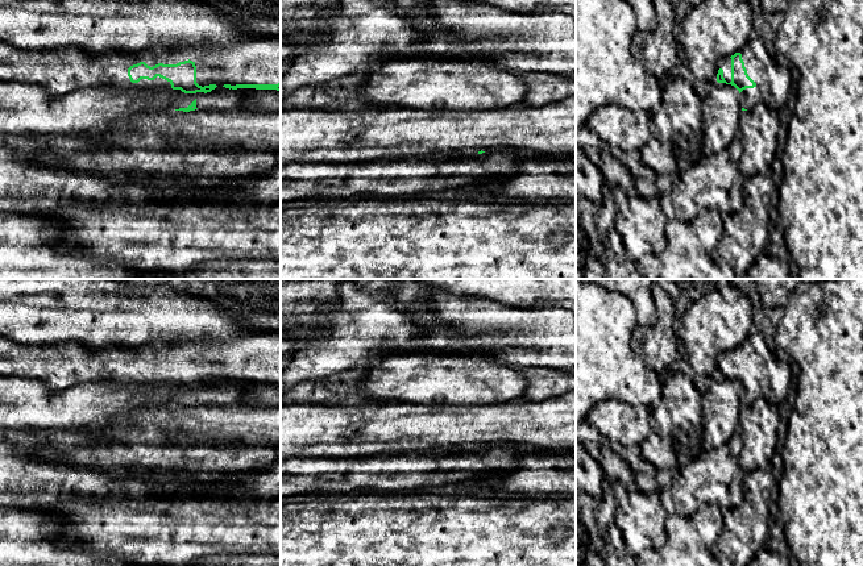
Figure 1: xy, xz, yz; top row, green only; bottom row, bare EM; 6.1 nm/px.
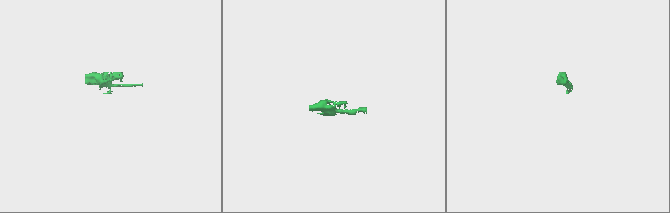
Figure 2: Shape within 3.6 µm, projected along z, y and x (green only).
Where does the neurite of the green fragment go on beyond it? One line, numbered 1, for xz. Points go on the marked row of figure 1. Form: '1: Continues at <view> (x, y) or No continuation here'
1: No continuation here

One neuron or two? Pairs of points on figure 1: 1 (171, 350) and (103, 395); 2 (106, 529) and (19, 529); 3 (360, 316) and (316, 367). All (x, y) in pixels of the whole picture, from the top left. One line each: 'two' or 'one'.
1: two
2: two
3: one

